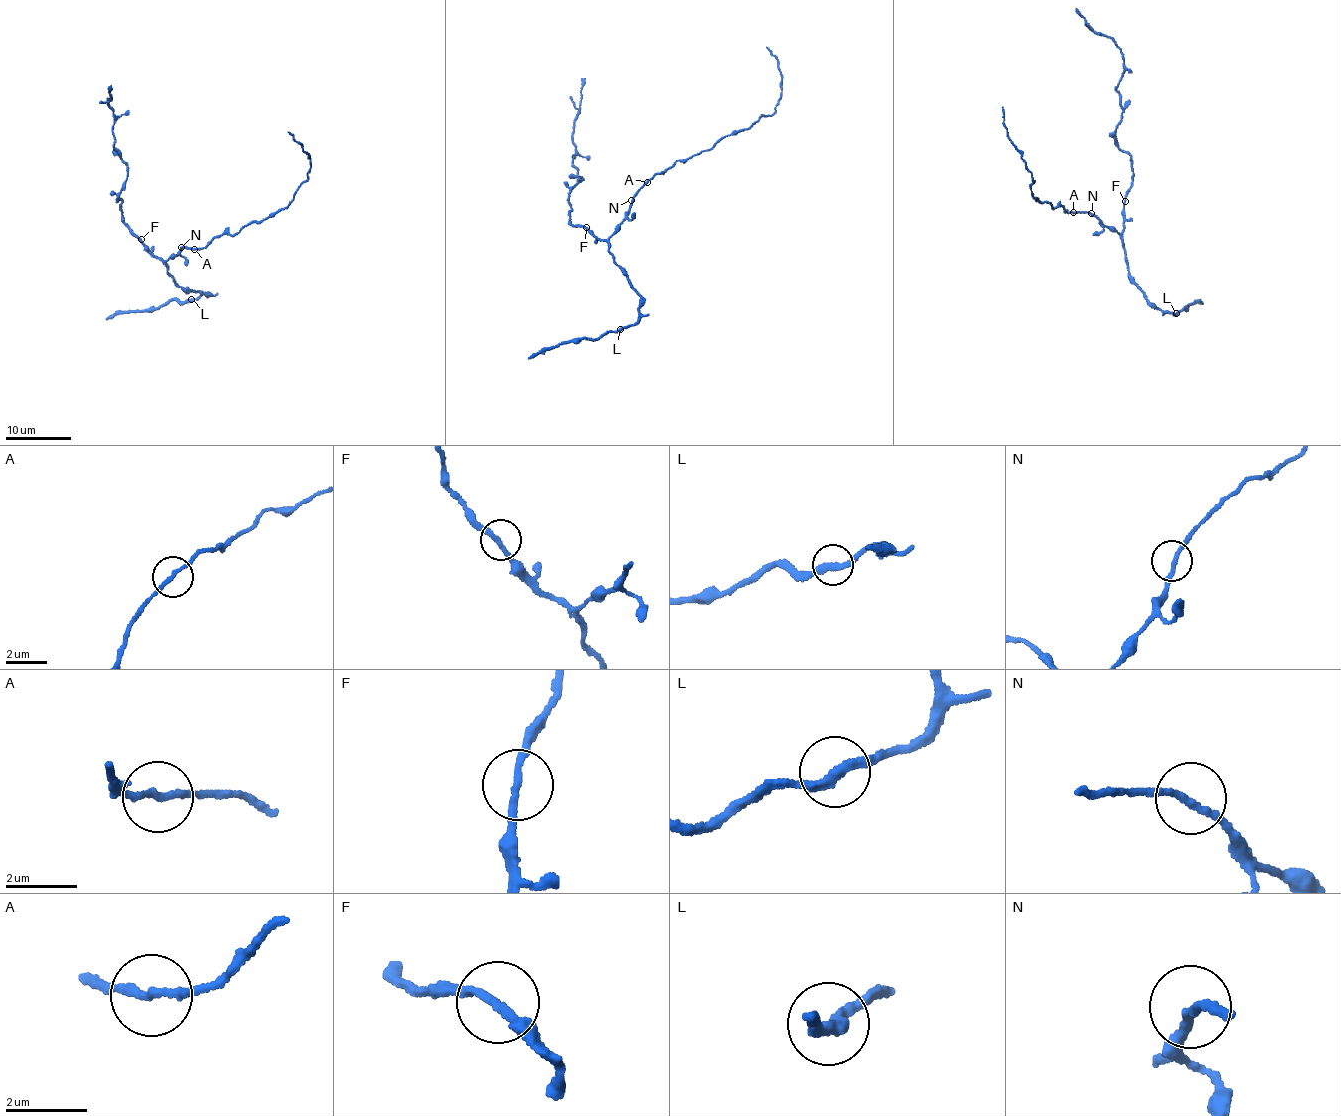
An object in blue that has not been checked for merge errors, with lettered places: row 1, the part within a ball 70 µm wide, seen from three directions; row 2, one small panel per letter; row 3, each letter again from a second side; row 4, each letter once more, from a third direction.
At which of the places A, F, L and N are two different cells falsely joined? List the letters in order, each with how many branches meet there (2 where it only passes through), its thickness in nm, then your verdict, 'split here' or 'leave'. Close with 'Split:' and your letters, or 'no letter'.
A: 2 branches meet; 180 nm thick; split here
F: 2 branches meet; 190 nm thick; leave
L: 2 branches meet; 300 nm thick; leave
N: 2 branches meet; 190 nm thick; leave
Split: A

